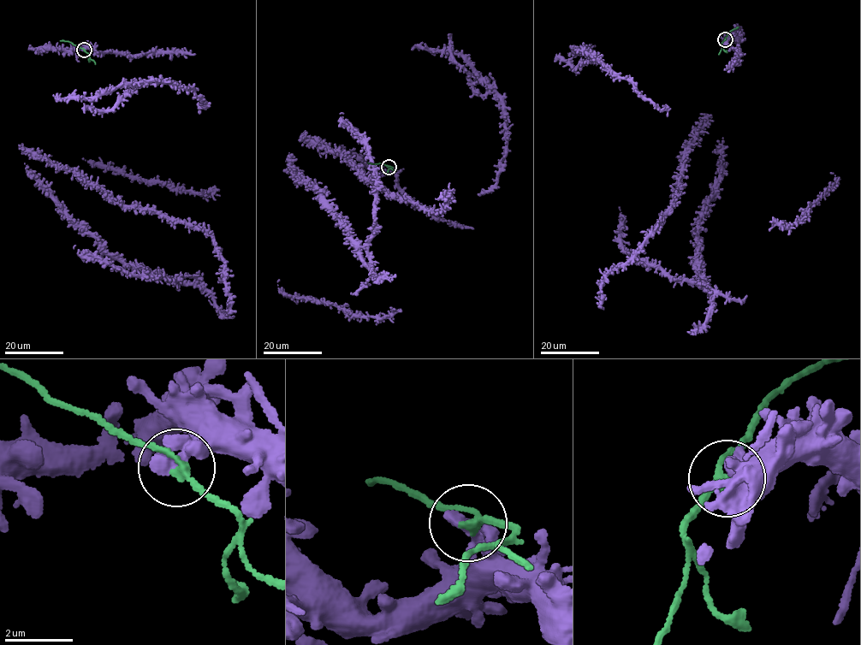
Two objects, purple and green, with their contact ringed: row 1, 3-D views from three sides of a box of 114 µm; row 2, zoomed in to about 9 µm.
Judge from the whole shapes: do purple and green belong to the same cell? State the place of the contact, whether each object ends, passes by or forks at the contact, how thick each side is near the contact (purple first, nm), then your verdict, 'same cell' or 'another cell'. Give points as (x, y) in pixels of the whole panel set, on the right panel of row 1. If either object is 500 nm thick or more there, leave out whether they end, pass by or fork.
at (725, 39); 550 nm thick on the purple side, 220 nm on the other; another cell

